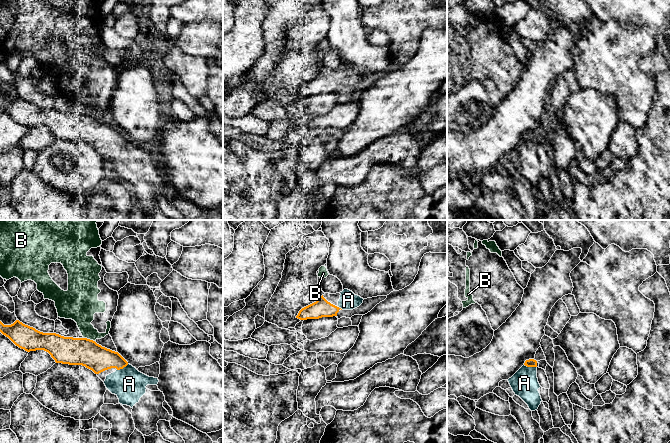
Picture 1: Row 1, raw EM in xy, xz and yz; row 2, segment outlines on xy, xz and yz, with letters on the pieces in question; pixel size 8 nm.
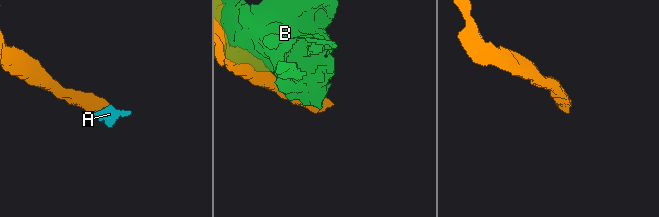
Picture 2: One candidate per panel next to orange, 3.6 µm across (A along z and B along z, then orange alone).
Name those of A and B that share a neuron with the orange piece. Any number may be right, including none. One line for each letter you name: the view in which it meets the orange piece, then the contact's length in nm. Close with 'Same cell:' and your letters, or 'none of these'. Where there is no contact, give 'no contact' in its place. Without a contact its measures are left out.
A: yz | 110 nm
Same cell: A

